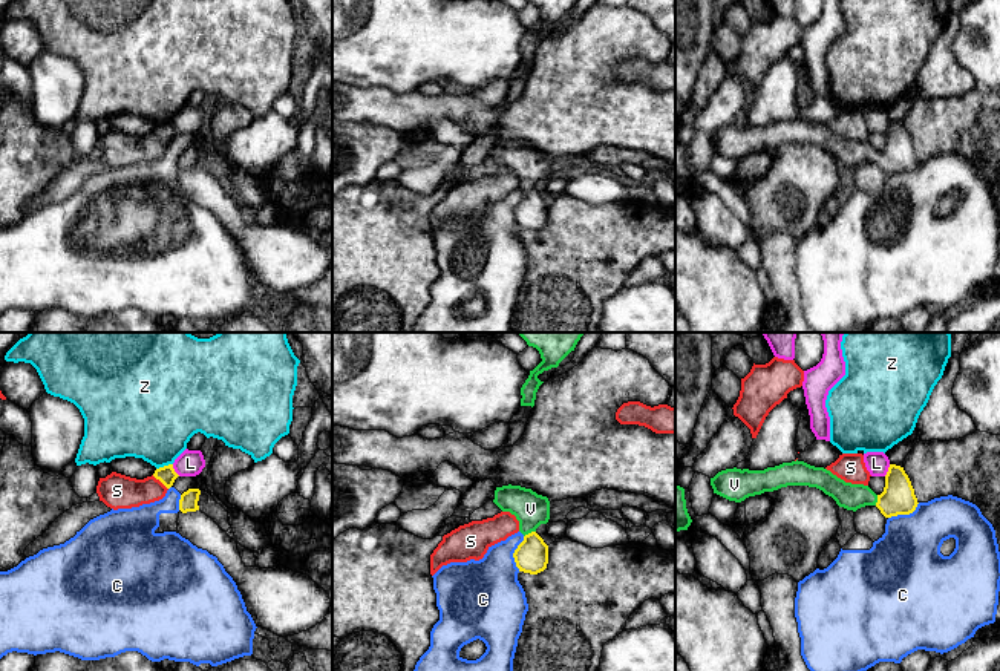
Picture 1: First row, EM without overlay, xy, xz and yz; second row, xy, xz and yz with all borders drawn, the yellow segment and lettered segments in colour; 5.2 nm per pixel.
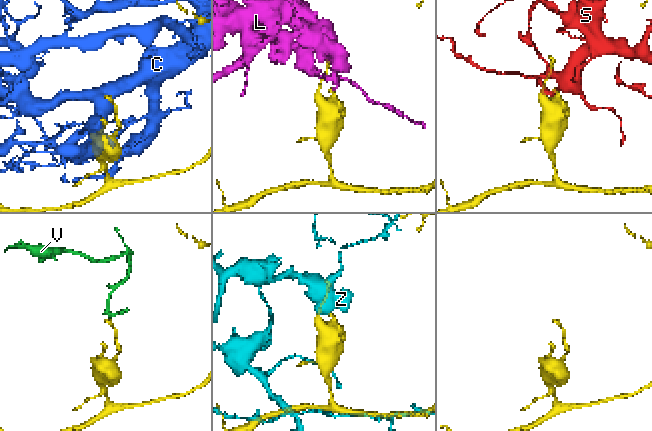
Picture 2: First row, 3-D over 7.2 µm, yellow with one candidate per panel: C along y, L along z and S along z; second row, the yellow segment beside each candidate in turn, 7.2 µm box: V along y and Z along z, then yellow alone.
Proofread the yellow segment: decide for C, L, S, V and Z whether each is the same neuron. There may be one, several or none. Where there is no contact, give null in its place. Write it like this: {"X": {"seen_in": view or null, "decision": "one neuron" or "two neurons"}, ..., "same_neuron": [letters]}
{"C": {"seen_in": "xz", "decision": "two neurons"}, "L": {"seen_in": "xy", "decision": "two neurons"}, "S": {"seen_in": "xy", "decision": "two neurons"}, "V": {"seen_in": "xz", "decision": "one neuron"}, "Z": {"seen_in": "xy", "decision": "two neurons"}, "same_neuron": ["V"]}

